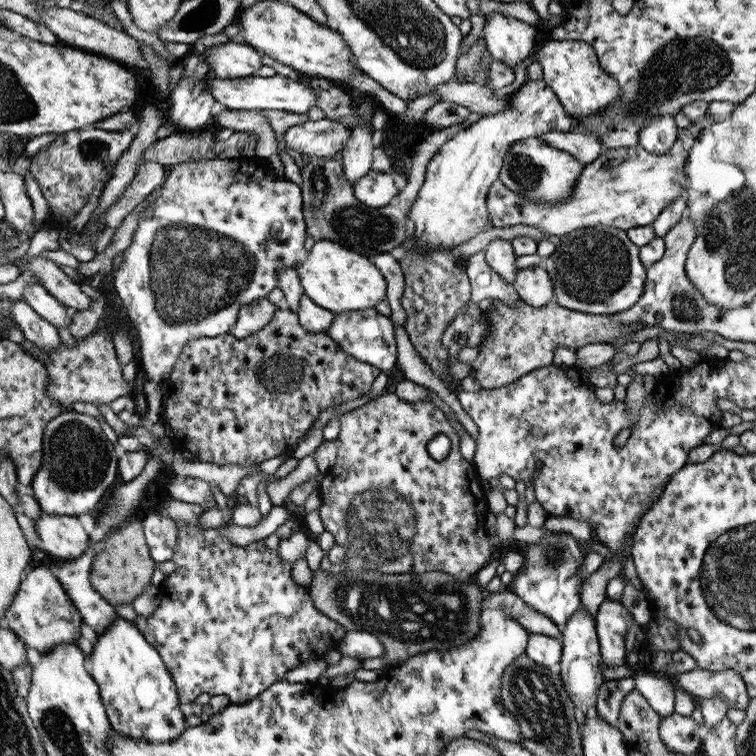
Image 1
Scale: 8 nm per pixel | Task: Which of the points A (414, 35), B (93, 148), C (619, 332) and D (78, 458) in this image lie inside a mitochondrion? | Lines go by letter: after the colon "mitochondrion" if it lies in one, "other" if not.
A: mitochondrion
B: mitochondrion
C: other
D: mitochondrion

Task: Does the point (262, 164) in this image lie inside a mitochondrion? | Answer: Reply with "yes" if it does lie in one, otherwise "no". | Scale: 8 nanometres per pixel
no

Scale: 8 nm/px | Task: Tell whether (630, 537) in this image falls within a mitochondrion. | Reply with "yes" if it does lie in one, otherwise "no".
no

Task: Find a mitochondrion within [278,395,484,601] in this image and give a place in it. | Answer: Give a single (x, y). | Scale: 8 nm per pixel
(381, 522)

